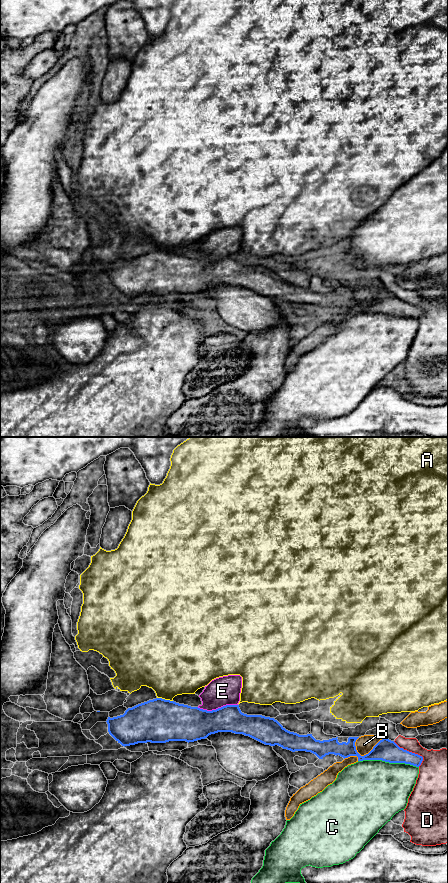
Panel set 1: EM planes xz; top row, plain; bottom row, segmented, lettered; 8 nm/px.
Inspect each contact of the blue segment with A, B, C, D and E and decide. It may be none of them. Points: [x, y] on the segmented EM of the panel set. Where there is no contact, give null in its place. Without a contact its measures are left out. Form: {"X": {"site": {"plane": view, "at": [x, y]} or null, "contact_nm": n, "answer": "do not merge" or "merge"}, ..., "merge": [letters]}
{"A": {"site": {"plane": "xz", "at": [164, 699]}, "contact_nm": 130, "answer": "do not merge"}, "B": {"site": {"plane": "xz", "at": [370, 751]}, "contact_nm": 260, "answer": "merge"}, "C": {"site": {"plane": "xz", "at": [388, 761]}, "contact_nm": 500, "answer": "do not merge"}, "D": {"site": {"plane": "xz", "at": [411, 752]}, "contact_nm": 300, "answer": "do not merge"}, "E": {"site": {"plane": "xz", "at": [218, 708]}, "contact_nm": 320, "answer": "do not merge"}, "merge": ["B"]}

